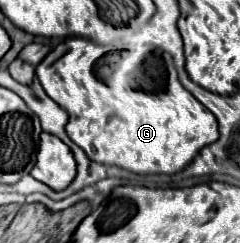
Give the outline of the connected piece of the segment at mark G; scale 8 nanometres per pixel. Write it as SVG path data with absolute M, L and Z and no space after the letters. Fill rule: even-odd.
M69 38L37 66L37 78L47 96L69 112L69 138L99 164L119 166L135 174L175 174L183 170L203 146L219 138L217 118L183 88L173 56L153 46L123 50L123 60L119 60L119 52L109 52L107 46L99 46L87 38Z

